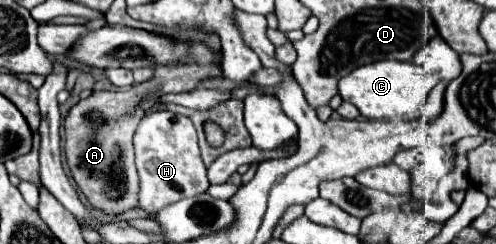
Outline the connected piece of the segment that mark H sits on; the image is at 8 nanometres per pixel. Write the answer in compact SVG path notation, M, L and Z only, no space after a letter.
M173 111L145 113L135 133L135 157L137 157L137 171L141 177L139 203L147 215L161 211L163 207L181 201L185 197L201 195L211 185L207 179L207 167L199 153L193 123L187 117L177 115Z

